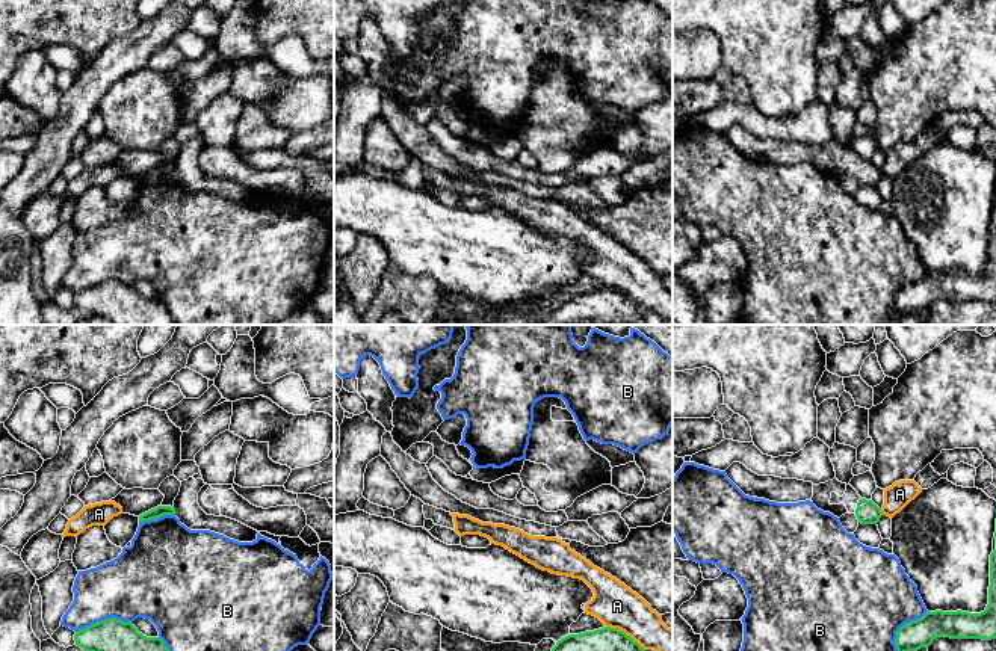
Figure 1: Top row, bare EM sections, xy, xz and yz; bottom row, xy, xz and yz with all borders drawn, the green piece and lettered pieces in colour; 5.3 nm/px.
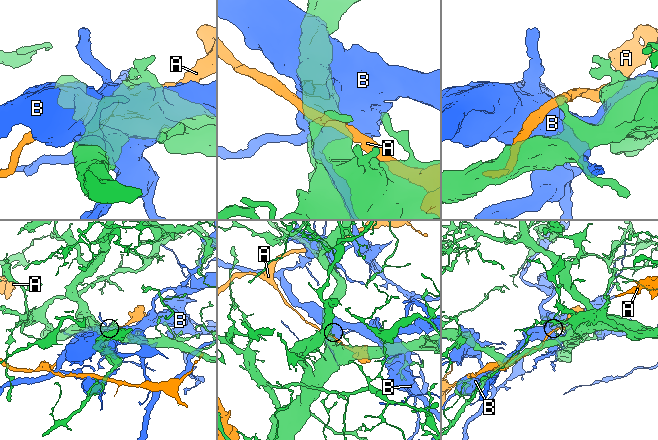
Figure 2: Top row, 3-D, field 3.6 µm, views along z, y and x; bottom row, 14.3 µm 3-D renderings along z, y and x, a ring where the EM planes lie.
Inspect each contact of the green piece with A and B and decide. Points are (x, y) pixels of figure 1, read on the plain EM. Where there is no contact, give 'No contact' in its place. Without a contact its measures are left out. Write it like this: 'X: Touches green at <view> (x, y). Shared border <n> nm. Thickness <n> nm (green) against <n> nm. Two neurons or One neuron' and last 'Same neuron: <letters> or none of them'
A: Touches green at xz (624, 295). Shared border 240 nm. Thickness 360 nm (green) against 240 nm. Two neurons
B: Touches green at xy (105, 281). Shared border 300 nm. Thickness 260 nm (green) against 360 nm. Two neurons
Same neuron: none of them

